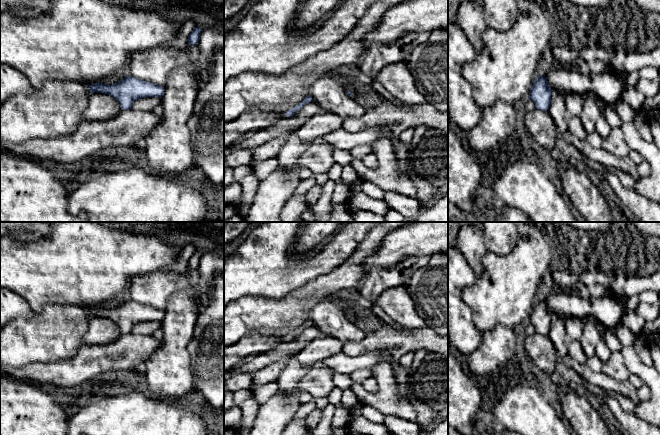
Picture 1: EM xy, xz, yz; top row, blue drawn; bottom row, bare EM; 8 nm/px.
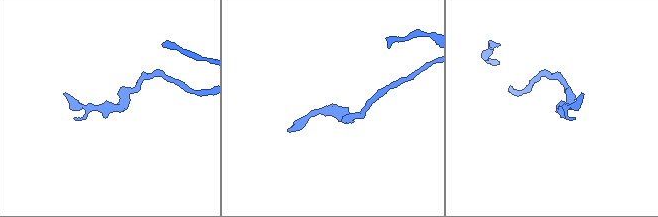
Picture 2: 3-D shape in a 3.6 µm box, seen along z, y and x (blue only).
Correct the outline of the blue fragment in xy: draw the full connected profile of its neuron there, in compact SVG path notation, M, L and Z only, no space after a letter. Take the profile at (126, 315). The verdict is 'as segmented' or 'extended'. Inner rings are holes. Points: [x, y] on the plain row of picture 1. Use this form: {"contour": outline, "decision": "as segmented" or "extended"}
{"contour": "M126 300L111 309L95 307L88 310L89 329L84 343L102 345L117 340L122 334L129 334L133 326L145 321L162 322L164 311L137 302Z", "decision": "extended"}

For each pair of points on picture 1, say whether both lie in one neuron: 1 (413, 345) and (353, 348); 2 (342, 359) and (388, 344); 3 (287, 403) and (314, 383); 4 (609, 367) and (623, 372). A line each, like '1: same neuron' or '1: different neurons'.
1: same neuron
2: different neurons
3: same neuron
4: same neuron

